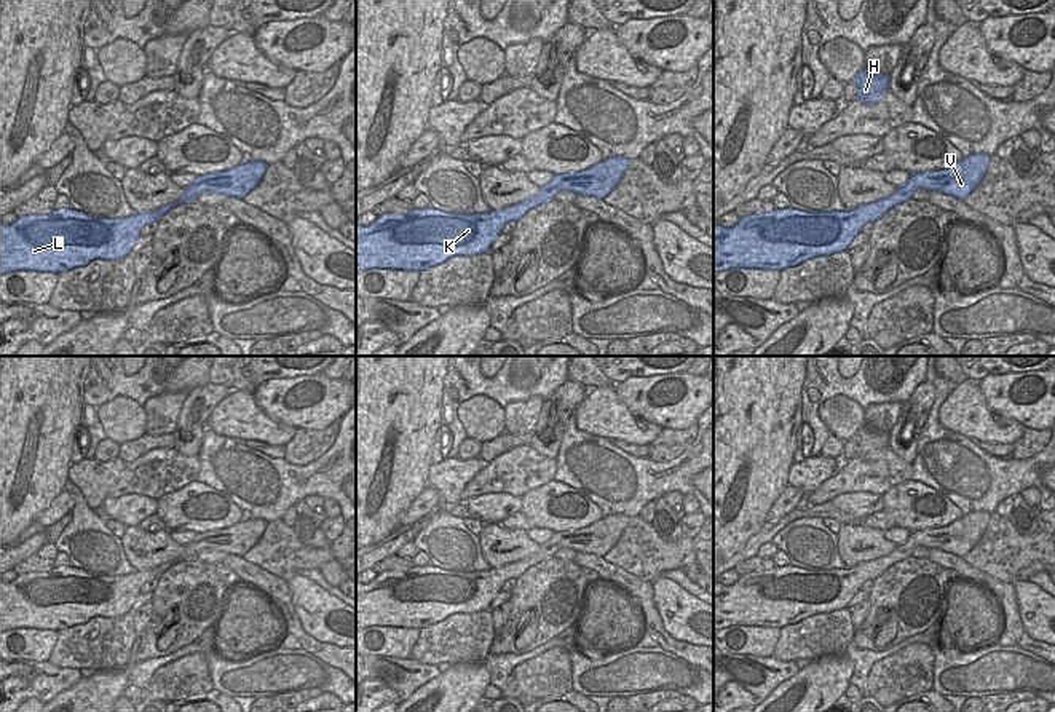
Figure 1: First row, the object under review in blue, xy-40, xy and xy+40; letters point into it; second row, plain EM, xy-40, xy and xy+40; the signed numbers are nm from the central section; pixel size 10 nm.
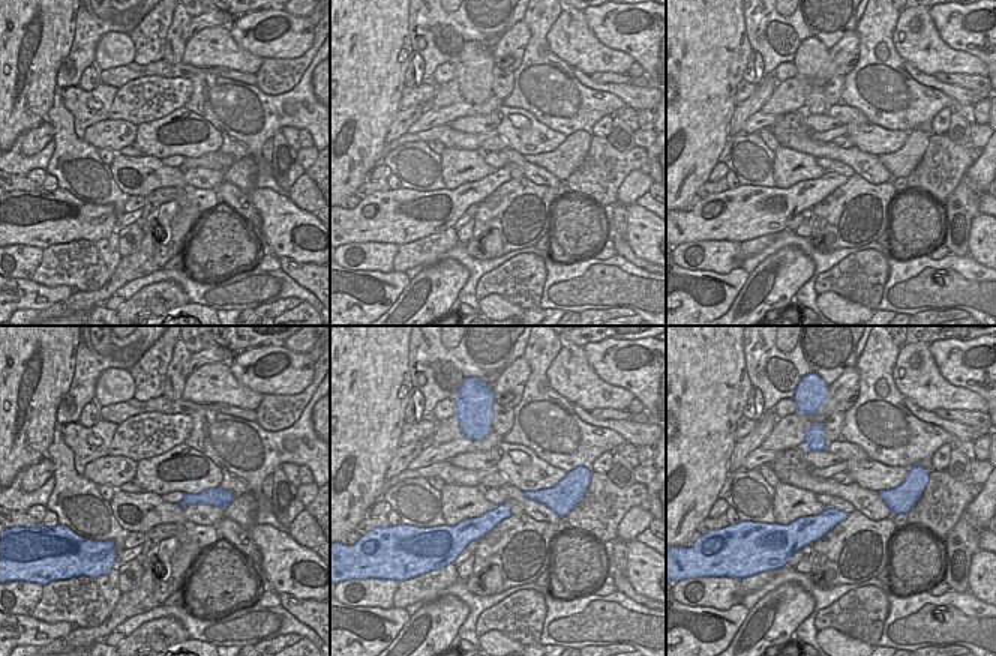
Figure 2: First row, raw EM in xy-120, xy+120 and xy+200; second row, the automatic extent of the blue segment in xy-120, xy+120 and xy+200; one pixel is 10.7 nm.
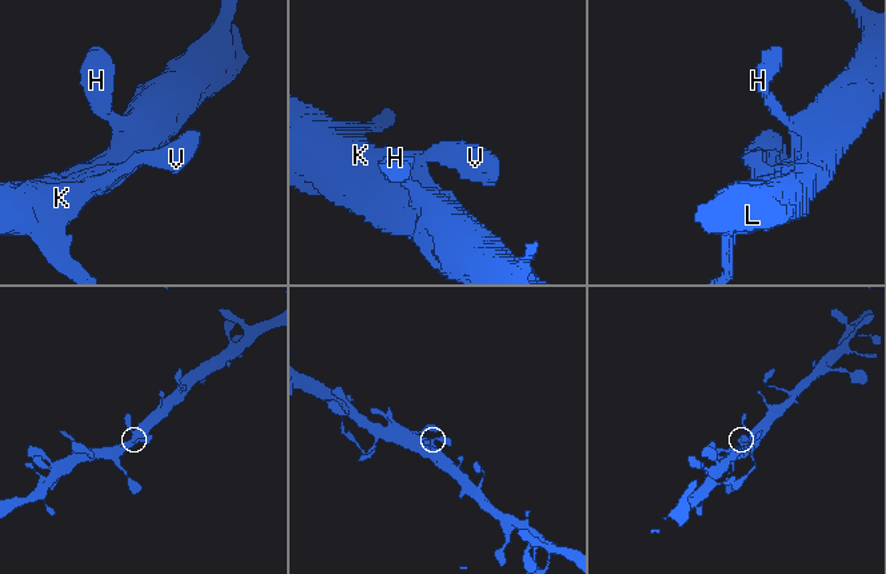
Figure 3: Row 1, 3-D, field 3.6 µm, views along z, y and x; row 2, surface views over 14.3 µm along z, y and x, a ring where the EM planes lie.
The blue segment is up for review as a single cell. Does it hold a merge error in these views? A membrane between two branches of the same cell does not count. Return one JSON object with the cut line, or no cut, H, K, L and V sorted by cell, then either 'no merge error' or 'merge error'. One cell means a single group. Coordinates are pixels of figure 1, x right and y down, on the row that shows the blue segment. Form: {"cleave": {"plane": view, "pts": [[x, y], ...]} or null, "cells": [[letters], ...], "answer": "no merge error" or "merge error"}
{"cleave": null, "cells": [["H", "K", "L", "V"]], "answer": "no merge error"}

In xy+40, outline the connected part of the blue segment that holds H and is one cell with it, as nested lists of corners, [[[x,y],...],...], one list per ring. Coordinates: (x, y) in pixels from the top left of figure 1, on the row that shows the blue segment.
[[[862,69],[854,77],[857,85],[857,99],[867,105],[873,105],[883,99],[883,93],[889,89],[889,75],[873,73],[867,69]]]

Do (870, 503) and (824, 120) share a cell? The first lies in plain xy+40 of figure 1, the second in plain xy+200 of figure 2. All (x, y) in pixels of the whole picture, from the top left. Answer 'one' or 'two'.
one

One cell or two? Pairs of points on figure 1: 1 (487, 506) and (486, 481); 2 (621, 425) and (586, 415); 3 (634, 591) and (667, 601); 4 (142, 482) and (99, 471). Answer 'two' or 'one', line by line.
1: two
2: one
3: two
4: two

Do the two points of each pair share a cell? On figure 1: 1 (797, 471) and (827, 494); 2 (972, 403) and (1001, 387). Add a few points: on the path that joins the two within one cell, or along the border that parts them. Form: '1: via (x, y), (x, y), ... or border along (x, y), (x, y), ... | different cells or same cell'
1: border along (837, 471), (805, 497) | different cells
2: border along (977, 382), (985, 404), (993, 412), (1014, 420) | different cells

